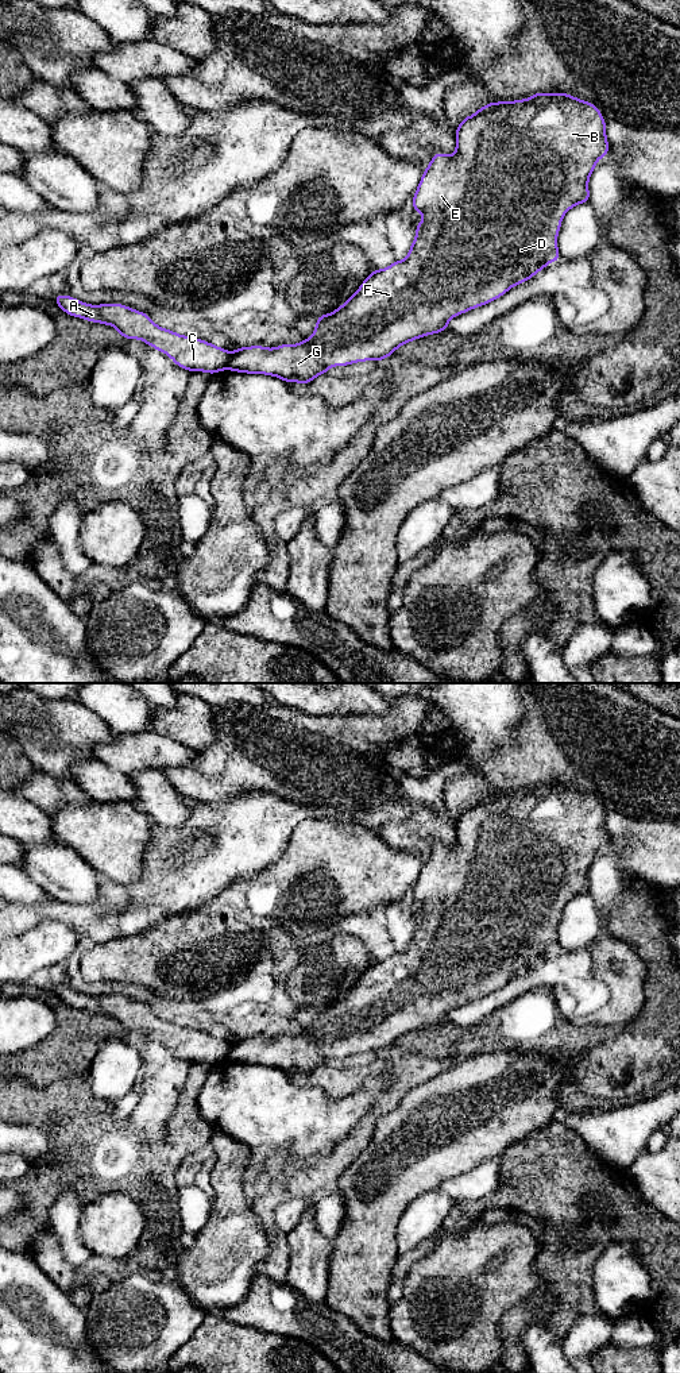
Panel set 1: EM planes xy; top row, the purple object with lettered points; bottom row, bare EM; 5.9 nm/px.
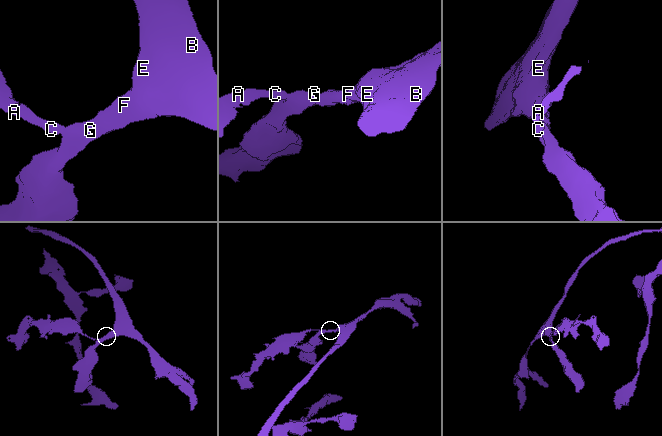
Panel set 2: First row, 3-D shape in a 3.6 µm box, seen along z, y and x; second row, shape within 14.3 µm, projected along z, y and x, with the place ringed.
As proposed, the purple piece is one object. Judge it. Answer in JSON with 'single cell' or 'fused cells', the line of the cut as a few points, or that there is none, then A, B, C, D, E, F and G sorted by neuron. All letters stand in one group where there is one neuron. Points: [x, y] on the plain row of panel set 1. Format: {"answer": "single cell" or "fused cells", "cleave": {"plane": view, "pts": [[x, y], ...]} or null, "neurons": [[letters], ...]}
{"answer": "fused cells", "cleave": {"plane": "xy", "pts": [[231, 1045], [225, 1059]]}, "neurons": [["A", "C"], ["B", "D", "E", "F", "G"]]}

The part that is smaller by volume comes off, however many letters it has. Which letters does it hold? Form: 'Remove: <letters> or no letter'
Remove: A, C

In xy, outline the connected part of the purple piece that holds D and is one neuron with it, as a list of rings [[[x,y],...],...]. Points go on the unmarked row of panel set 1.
[[[536,784],[530,790],[490,794],[463,810],[456,824],[453,846],[434,845],[418,875],[413,899],[425,909],[405,950],[386,960],[372,961],[362,977],[335,1003],[318,1007],[310,1030],[300,1035],[236,1040],[227,1060],[267,1065],[287,1075],[309,1075],[331,1057],[363,1052],[382,1052],[412,1031],[448,1019],[452,1008],[503,987],[514,976],[526,973],[550,953],[559,952],[557,923],[565,903],[588,894],[588,869],[599,849],[608,845],[606,814],[600,802],[568,784]]]

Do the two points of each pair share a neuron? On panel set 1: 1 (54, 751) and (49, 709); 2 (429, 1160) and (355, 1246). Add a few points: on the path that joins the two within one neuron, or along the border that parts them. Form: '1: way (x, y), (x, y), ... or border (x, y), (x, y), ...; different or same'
1: way (53, 740), (53, 735), (49, 731), (49, 720); same
2: way (408, 1181), (371, 1218), (370, 1225); same

